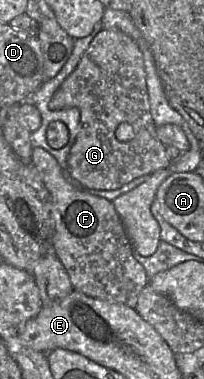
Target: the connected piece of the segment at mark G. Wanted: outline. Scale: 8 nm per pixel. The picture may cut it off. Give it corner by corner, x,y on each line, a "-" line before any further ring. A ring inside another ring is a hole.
102,30
90,43
76,69
67,77
53,94
49,109
52,111
78,108
80,127
68,156
68,170
82,185
98,190
115,190
130,181
152,175
167,168
171,162
166,156
166,147
159,141
156,125
150,112
143,54
138,44
119,30
-
119,124
130,124
135,136
130,141
120,141
115,132

